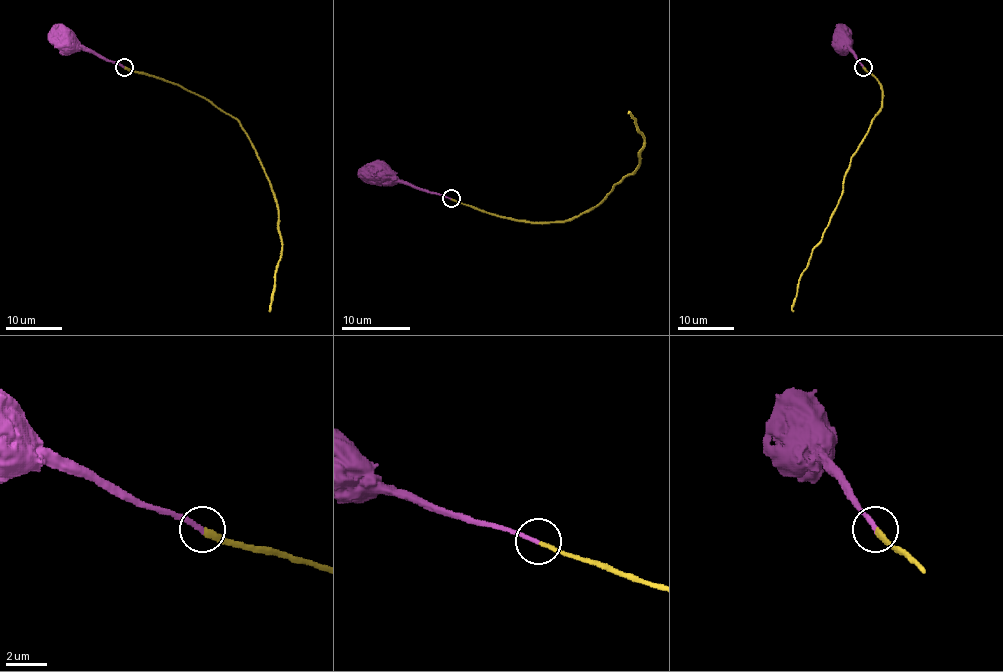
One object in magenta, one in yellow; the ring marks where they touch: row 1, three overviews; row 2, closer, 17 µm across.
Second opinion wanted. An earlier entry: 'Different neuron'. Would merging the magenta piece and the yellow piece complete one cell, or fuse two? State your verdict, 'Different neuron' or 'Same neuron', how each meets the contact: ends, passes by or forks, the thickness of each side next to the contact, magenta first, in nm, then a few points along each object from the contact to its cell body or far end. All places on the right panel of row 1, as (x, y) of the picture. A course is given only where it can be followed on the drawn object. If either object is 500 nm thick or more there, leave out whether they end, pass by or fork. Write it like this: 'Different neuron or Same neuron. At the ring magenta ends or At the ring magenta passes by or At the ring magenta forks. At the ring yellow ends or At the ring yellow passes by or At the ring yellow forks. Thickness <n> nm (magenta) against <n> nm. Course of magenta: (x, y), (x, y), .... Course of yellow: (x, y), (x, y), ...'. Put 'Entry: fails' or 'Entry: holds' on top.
Entry: fails
Same neuron. At the ring magenta ends. At the ring yellow ends. Thickness 240 nm (magenta) against 260 nm. Course of magenta: (863, 67), (849, 50), (849, 41), (843, 39). Course of yellow: (863, 67), (881, 86), (881, 107), (850, 159), (836, 207), (799, 281), (793, 312)

